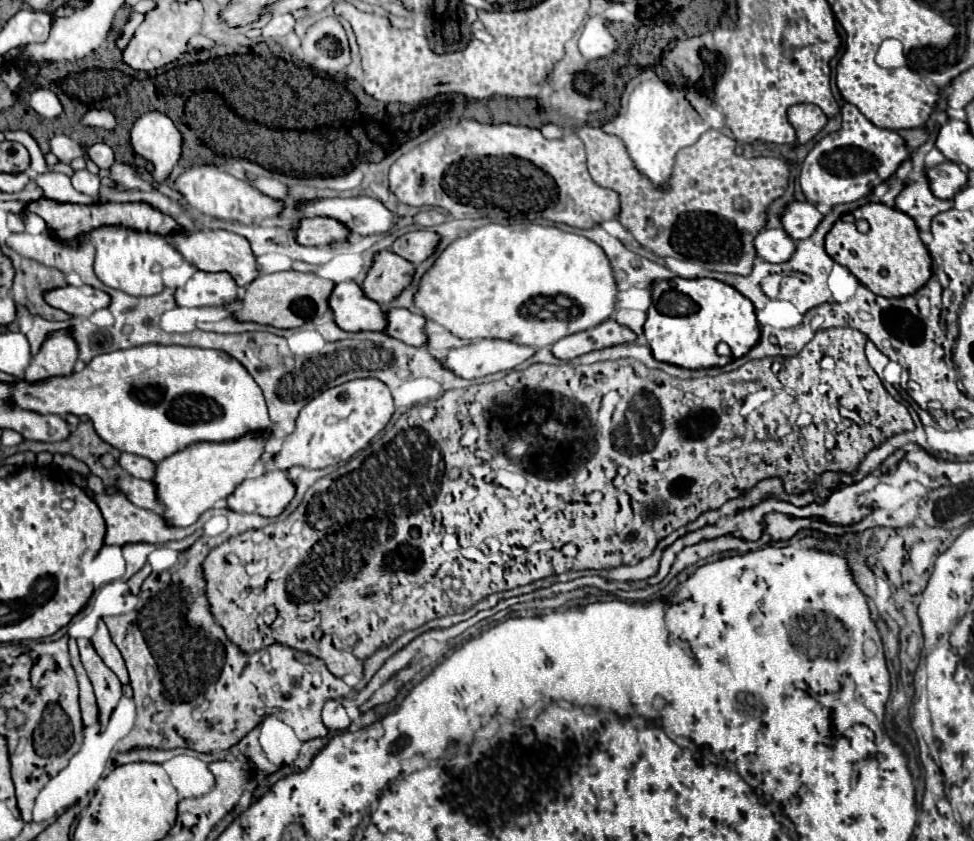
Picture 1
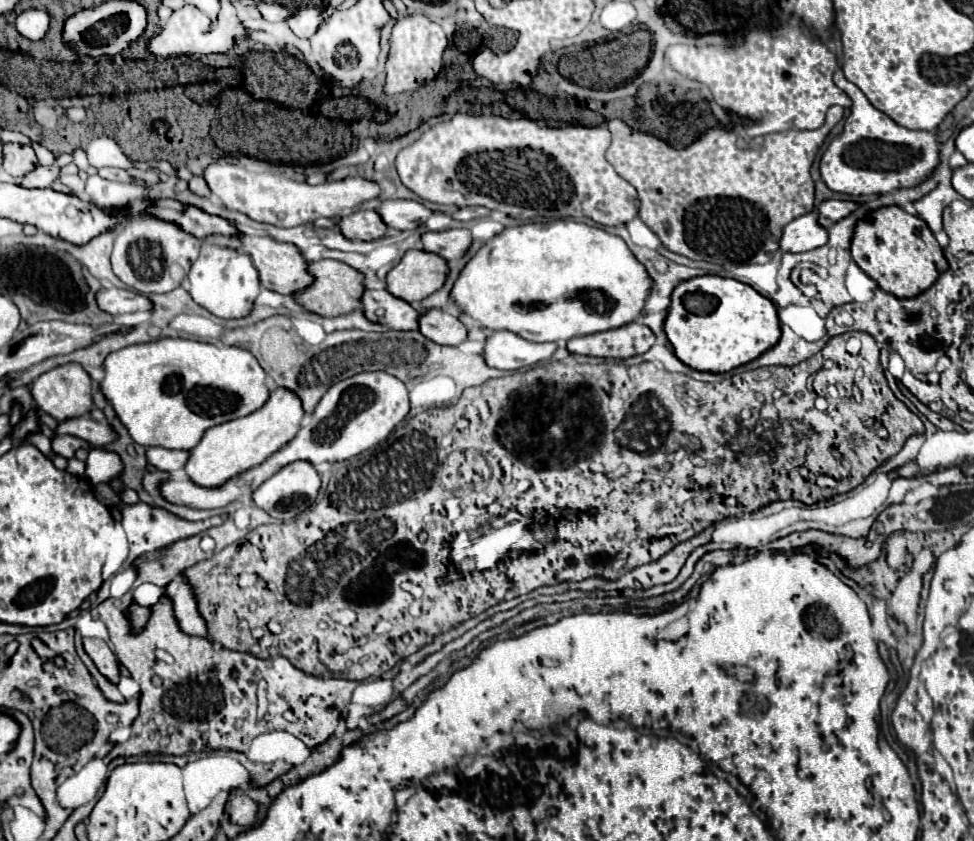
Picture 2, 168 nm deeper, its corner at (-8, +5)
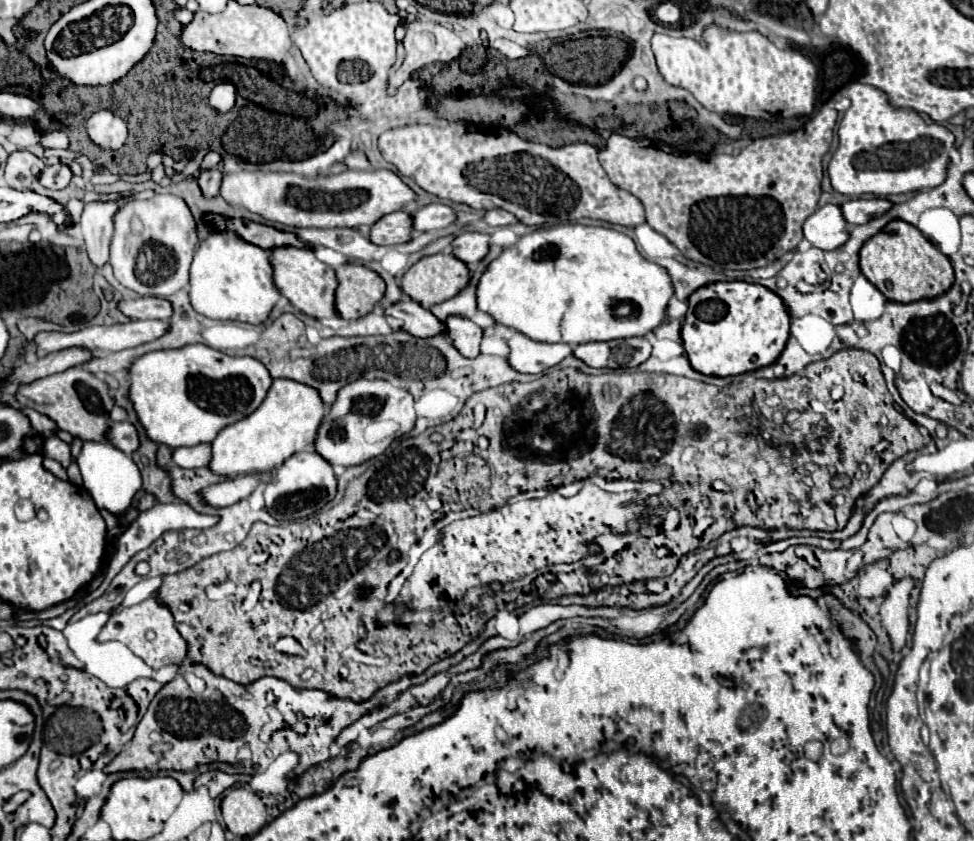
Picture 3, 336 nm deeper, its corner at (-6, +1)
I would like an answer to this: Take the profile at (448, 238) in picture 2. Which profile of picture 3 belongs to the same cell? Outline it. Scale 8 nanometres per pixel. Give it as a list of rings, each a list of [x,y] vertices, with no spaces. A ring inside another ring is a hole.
[[[461,233],[453,239],[453,255],[463,263],[477,263],[489,251],[489,237],[483,233]]]

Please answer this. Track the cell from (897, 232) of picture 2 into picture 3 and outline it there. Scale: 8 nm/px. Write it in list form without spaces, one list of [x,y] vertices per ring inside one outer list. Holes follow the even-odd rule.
[[[893,219],[891,223],[883,227],[883,231],[879,231],[871,239],[867,239],[867,243],[863,243],[859,251],[859,267],[861,267],[861,273],[875,287],[879,287],[879,291],[883,291],[887,299],[897,301],[897,303],[913,303],[925,297],[937,297],[945,289],[949,289],[953,283],[953,267],[951,267],[949,257],[945,257],[915,225],[905,223],[901,219]]]

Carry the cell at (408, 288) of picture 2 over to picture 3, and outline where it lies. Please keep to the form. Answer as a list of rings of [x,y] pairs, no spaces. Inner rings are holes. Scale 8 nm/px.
[[[435,253],[411,265],[403,279],[401,291],[423,307],[443,303],[457,295],[469,281],[465,263],[449,253]]]

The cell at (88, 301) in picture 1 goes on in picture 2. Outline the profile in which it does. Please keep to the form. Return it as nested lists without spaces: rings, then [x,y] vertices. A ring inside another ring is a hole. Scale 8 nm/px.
[[[117,287],[101,289],[97,293],[97,303],[103,311],[107,311],[111,315],[123,315],[123,313],[135,313],[135,311],[153,311],[153,303],[145,295],[129,291],[129,289],[117,289]]]

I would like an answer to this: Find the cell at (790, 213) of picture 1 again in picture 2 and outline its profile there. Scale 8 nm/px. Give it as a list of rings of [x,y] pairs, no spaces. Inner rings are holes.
[[[835,199],[825,201],[817,207],[819,223],[823,227],[831,227],[833,223],[837,223],[837,221],[845,219],[849,213],[853,213],[857,207],[859,207],[859,203],[855,203],[855,201],[835,201]]]

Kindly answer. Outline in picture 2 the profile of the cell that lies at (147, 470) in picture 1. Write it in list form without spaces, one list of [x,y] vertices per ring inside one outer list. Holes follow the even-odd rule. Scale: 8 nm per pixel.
[[[149,447],[147,449],[147,459],[155,469],[161,471],[177,471],[183,469],[187,459],[189,459],[191,451],[183,451],[183,449],[165,449],[165,447]]]

